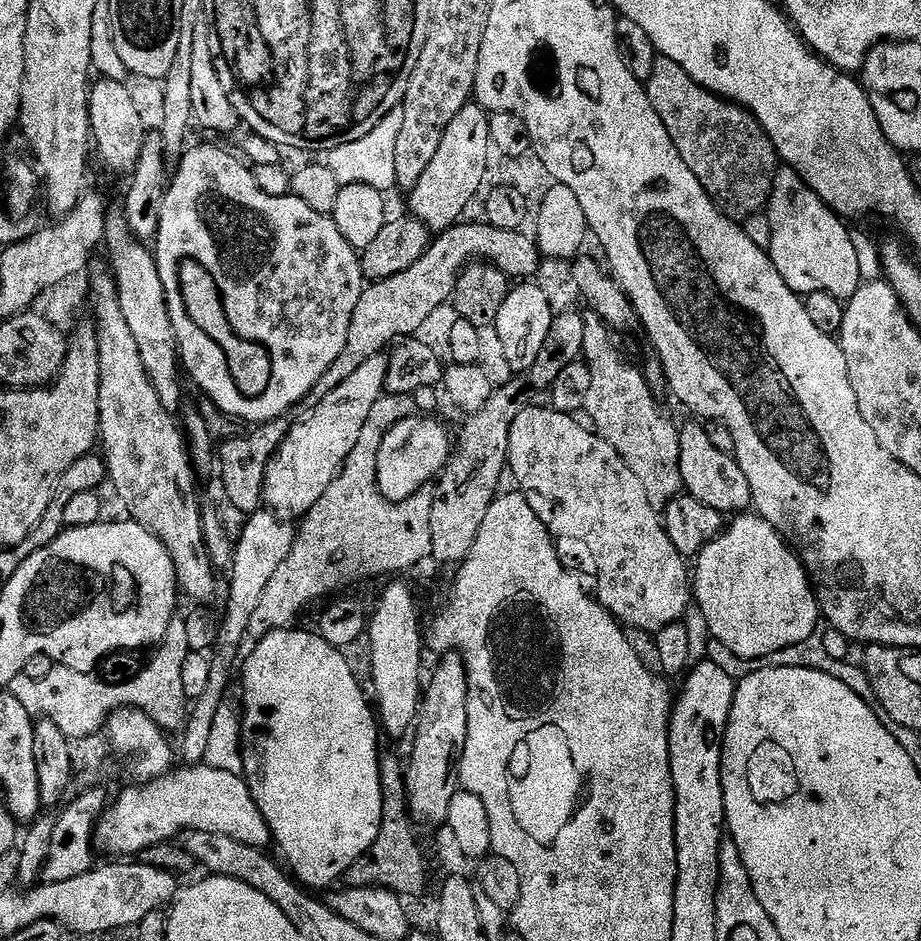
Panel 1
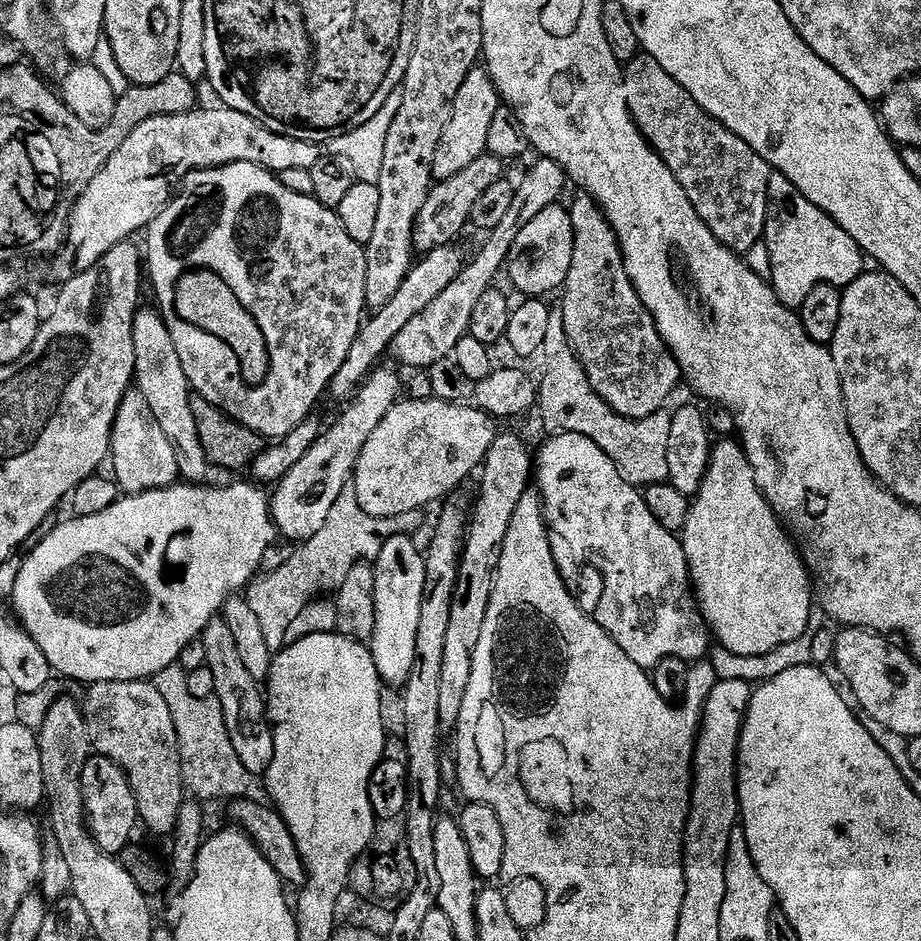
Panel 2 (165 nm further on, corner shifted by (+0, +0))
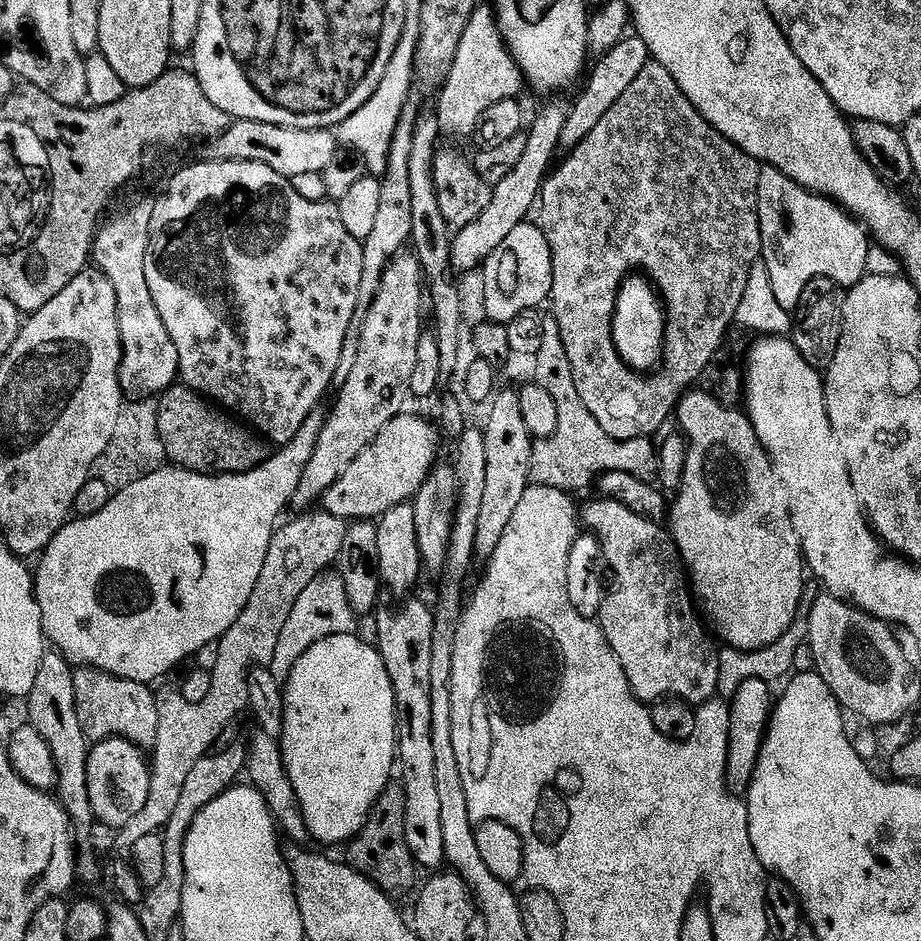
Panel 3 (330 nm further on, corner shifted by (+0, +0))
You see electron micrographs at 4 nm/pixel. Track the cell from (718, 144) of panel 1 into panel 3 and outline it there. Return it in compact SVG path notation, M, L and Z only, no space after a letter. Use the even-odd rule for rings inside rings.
M655 62L646 65L642 74L634 78L634 86L630 86L630 90L626 90L626 94L622 94L622 98L618 98L618 102L614 102L610 110L606 110L602 122L598 122L598 126L594 126L594 130L590 130L590 134L582 138L580 145L571 149L565 156L568 157L561 164L559 161L551 175L545 179L538 201L539 211L544 211L538 220L544 231L547 232L548 241L552 246L554 278L552 279L550 312L558 320L562 342L569 356L570 366L573 367L574 382L577 383L581 401L590 415L596 419L598 426L602 426L602 430L606 430L606 434L615 440L652 438L671 416L673 419L680 401L686 395L686 389L692 386L687 386L687 384L694 383L711 366L712 359L719 354L720 347L723 346L724 339L728 336L728 331L737 323L739 306L742 304L746 284L750 281L751 268L761 259L764 247L760 229L760 169L762 165L760 161L746 154L734 142L727 140L714 125L706 122L706 118L692 105L690 98L682 94L670 70L666 70L666 66ZM637 270L647 274L655 281L659 295L666 301L662 367L648 375L632 371L620 356L612 337L612 315L616 313L616 299L620 296L620 288Z

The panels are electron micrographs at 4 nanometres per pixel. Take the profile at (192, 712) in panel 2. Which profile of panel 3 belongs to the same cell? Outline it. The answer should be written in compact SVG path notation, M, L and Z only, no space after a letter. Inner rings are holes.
M316 511L300 514L297 520L292 520L289 524L281 523L277 527L270 542L266 566L262 566L258 586L254 586L254 594L250 594L246 610L242 610L238 622L234 622L234 626L226 630L215 649L216 665L211 665L210 668L210 694L206 694L202 702L195 704L186 702L179 690L156 692L160 718L158 738L150 756L152 781L149 798L142 812L118 829L117 849L130 850L139 840L146 838L146 834L157 834L158 824L156 826L149 816L160 820L161 825L170 822L170 814L174 814L174 806L178 806L178 798L182 794L182 786L186 786L190 770L194 770L198 758L205 756L216 739L233 723L236 711L247 705L248 673L257 666L271 665L282 626L286 626L286 618L290 618L290 610L294 610L298 594L302 594L302 590L306 590L306 586L310 586L316 576L329 571L337 563L348 533L348 524L334 514Z

